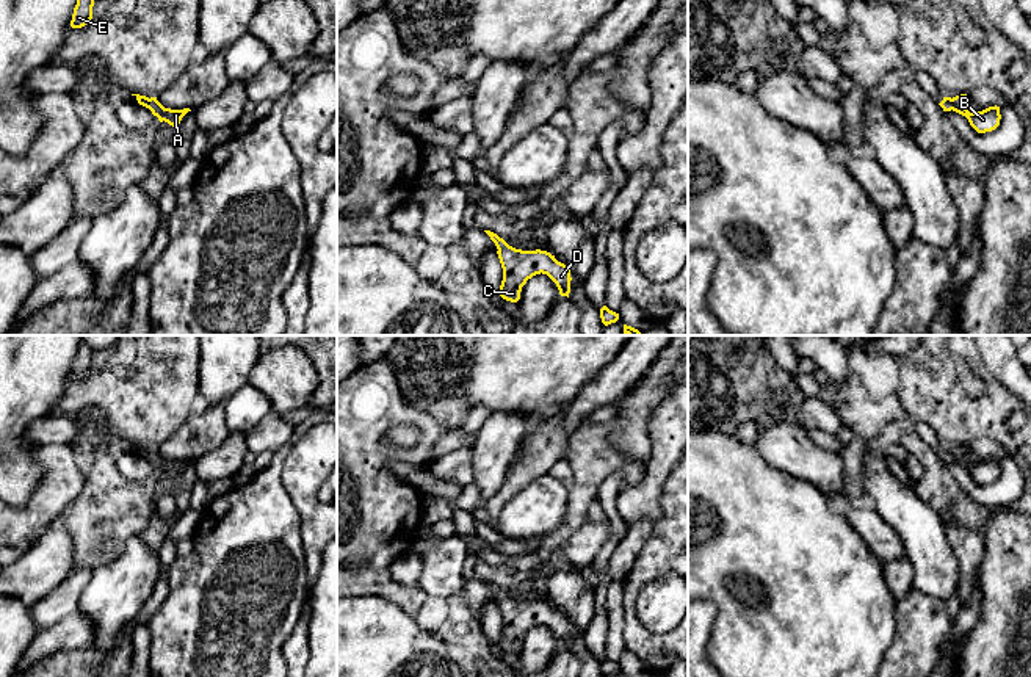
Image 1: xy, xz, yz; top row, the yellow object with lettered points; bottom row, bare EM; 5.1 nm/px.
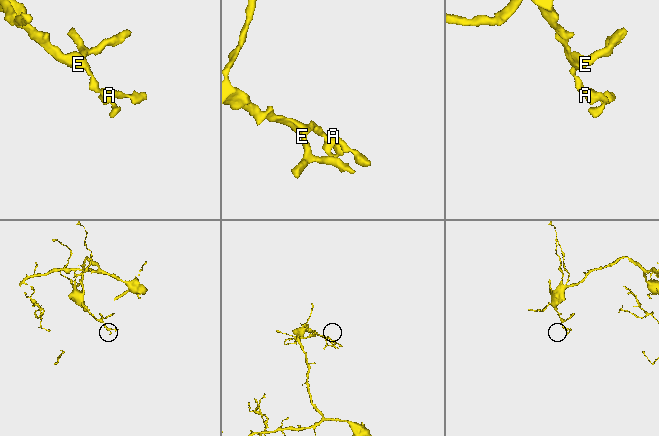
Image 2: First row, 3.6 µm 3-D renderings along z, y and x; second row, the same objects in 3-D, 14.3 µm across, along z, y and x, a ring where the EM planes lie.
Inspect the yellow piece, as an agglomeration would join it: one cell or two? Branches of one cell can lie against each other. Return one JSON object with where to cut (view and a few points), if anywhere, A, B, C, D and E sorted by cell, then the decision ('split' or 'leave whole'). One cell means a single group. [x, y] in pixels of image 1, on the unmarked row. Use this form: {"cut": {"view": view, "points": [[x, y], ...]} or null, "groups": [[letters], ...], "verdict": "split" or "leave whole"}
{"cut": null, "groups": [["A", "B", "C", "D", "E"]], "verdict": "leave whole"}

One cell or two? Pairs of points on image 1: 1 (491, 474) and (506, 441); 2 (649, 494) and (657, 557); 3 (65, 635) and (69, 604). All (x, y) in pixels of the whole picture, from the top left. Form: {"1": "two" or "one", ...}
{"1": "one", "2": "two", "3": "two"}

